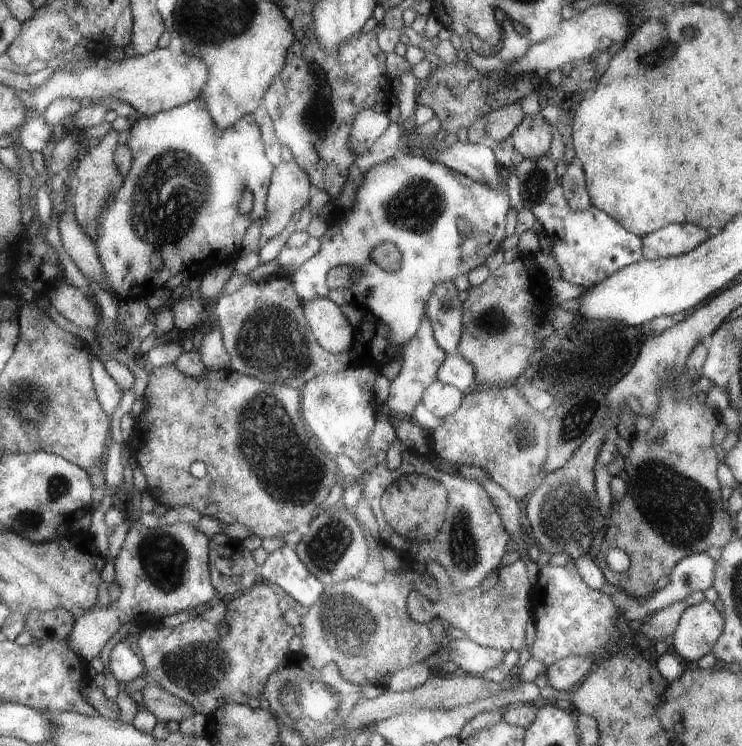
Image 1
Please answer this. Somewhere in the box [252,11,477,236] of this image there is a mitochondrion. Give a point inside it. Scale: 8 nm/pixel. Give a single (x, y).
(322, 116)

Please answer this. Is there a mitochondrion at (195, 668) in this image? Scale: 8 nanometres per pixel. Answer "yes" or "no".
yes

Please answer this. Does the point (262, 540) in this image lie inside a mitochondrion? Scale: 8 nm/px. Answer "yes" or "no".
no

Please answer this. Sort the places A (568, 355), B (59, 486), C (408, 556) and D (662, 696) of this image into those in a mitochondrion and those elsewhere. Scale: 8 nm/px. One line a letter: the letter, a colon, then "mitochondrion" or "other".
A: other
B: mitochondrion
C: other
D: other

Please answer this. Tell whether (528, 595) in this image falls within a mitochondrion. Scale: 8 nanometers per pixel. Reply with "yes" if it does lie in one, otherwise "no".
no

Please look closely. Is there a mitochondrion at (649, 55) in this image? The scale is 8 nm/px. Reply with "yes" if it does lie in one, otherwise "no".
yes

